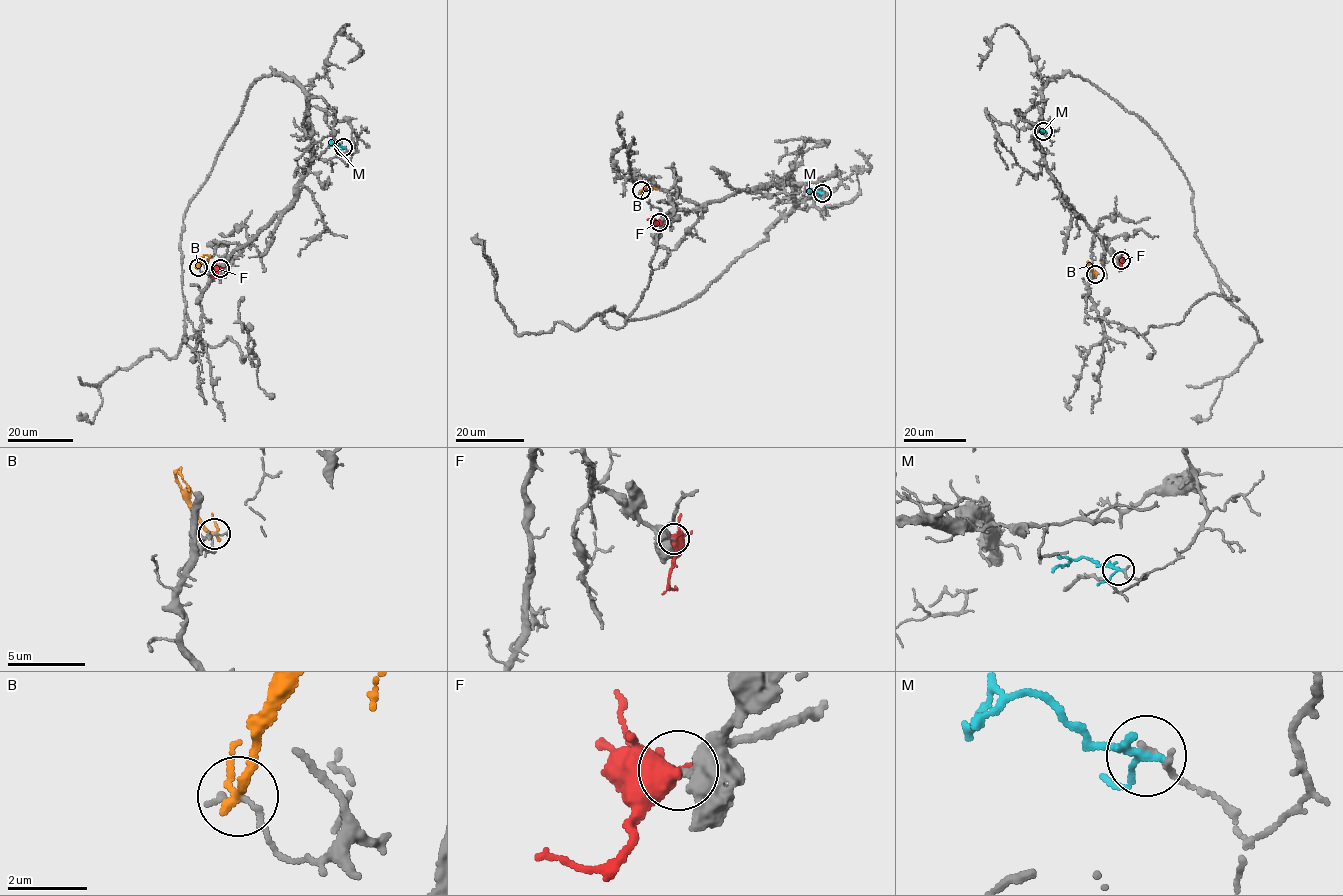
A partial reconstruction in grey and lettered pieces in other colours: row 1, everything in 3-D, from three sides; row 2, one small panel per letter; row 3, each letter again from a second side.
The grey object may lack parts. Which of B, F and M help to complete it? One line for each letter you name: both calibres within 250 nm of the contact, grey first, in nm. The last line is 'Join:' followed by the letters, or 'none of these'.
Join: none of these

